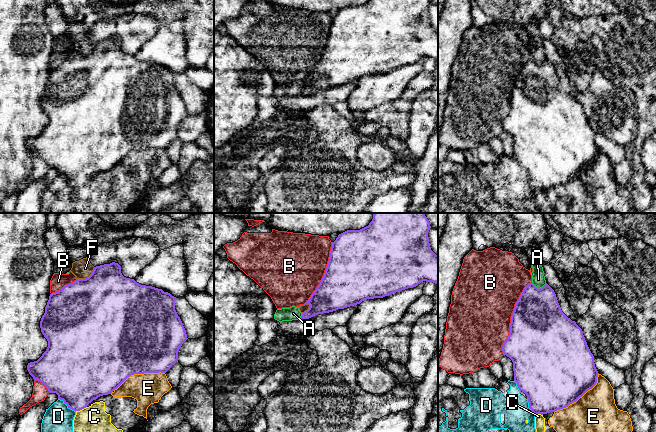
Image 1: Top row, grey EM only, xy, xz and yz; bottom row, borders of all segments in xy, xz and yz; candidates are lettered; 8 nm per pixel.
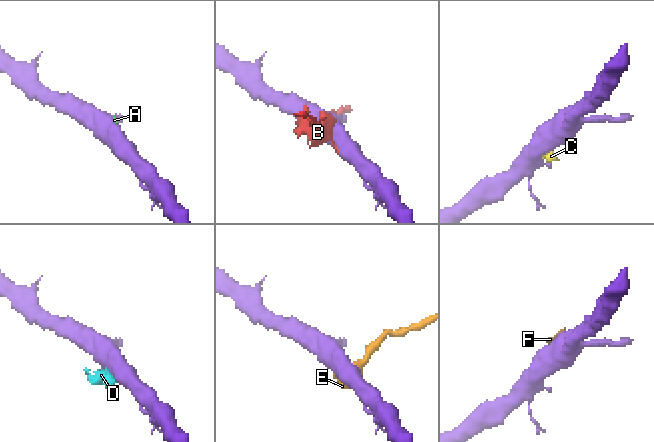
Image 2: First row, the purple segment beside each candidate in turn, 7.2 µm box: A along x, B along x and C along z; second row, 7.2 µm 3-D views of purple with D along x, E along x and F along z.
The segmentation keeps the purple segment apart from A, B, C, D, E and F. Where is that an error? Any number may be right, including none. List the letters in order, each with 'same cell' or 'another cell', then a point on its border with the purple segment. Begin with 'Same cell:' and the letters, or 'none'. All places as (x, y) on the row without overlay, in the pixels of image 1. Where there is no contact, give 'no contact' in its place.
Same cell: none
A: another cell; meets purple in yz at (540, 64)
B: another cell; meets purple in yz at (511, 94)
C: another cell; meets purple in xy at (81, 185)
D: another cell; meets purple in xy at (67, 181)
E: another cell; meets purple in xy at (137, 149)
F: another cell; meets purple in xy at (88, 53)

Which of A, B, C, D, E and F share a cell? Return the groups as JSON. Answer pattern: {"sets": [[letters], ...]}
{"sets": [["A", "F"], ["B"], ["C", "D", "E"]]}

